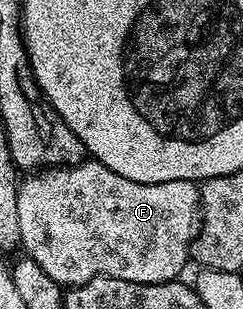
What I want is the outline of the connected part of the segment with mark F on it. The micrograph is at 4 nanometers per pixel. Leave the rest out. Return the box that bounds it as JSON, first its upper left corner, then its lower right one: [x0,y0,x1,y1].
[16,159,202,287]

